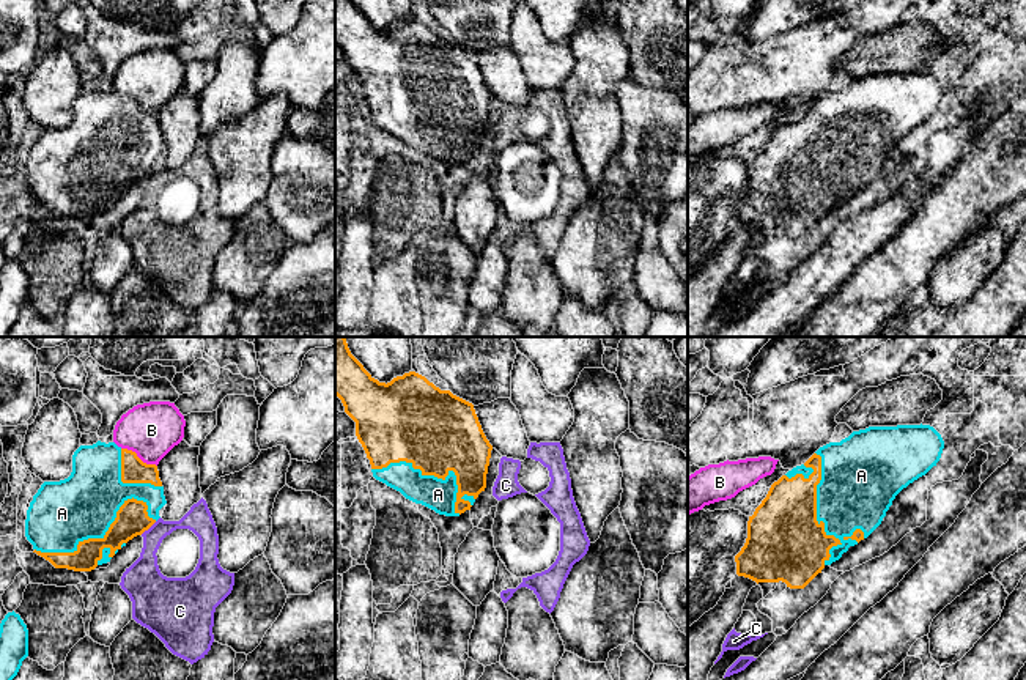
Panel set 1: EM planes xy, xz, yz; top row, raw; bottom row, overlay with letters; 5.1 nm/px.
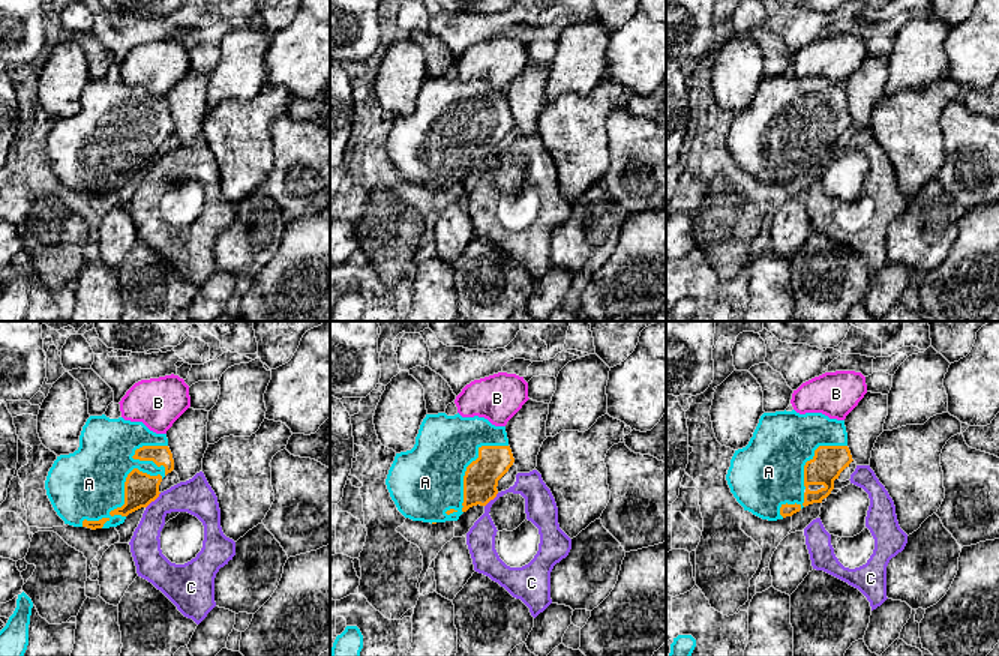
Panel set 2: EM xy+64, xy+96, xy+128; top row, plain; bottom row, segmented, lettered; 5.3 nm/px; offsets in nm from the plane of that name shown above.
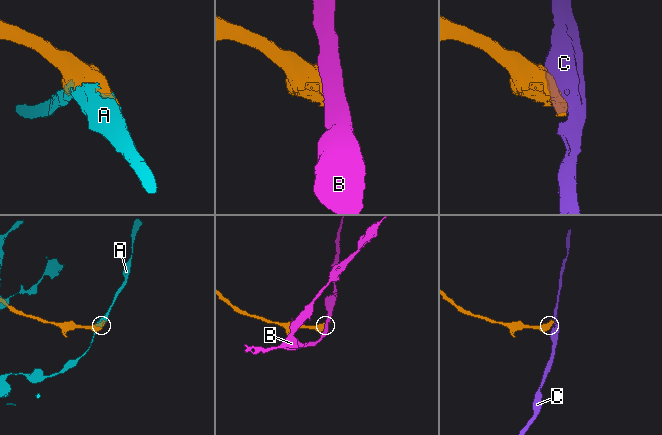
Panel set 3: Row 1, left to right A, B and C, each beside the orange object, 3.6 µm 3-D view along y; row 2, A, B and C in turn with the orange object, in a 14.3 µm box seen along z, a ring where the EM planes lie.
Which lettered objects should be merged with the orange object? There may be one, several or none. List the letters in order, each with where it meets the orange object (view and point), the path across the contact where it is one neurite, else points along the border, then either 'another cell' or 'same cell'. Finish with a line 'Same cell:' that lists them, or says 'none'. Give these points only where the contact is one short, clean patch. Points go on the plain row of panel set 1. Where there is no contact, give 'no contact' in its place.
A: meets orange in yz at (815, 161); same cell
B: meets orange in xy at (137, 104); border along xy (121, 95), (131, 96), (143, 109), (156, 114); another cell
C: meets orange in xy at (148, 175); border along xy (156, 169), (140, 181); another cell
Same cell: A

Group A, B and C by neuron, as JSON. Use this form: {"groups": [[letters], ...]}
{"groups": [["A"], ["B"], ["C"]]}

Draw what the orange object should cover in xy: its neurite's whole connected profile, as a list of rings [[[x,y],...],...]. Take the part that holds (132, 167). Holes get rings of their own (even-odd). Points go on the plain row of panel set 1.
[[[115,90],[80,93],[72,102],[72,120],[60,129],[44,129],[27,157],[25,184],[33,200],[55,216],[91,219],[129,187],[148,178],[167,151],[156,112],[143,110],[135,99]]]

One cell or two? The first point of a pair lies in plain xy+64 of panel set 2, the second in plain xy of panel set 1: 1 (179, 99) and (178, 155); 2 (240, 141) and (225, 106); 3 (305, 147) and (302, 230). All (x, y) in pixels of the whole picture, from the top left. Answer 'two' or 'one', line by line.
1: one
2: two
3: one

